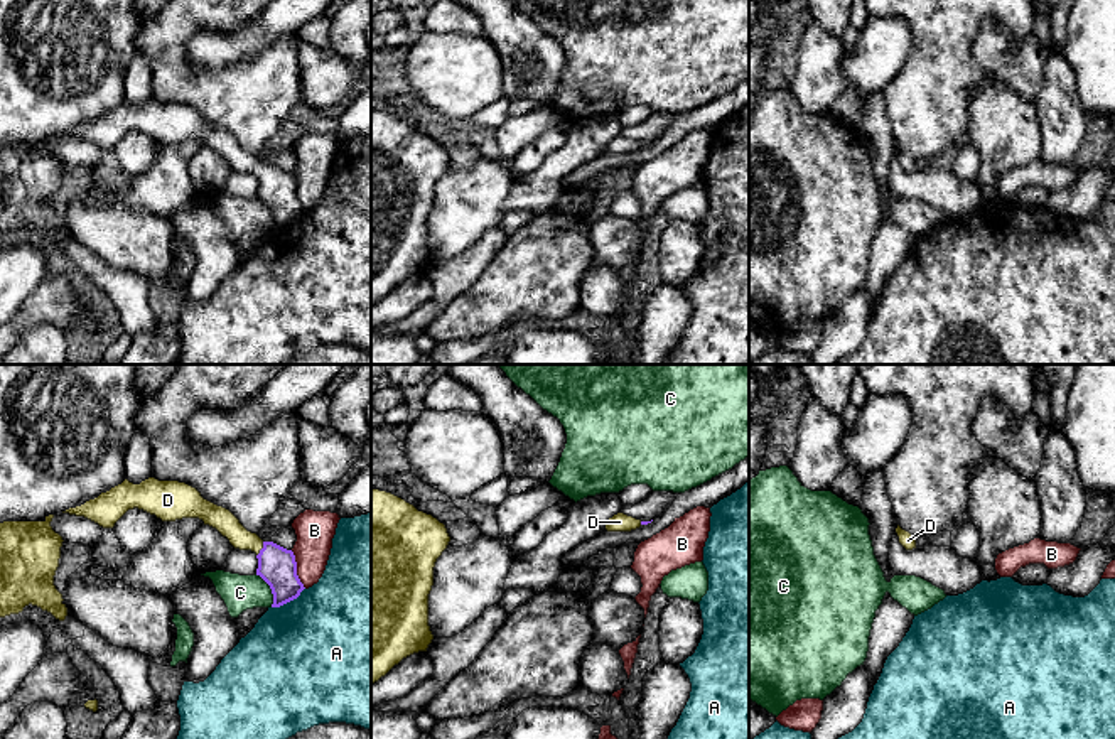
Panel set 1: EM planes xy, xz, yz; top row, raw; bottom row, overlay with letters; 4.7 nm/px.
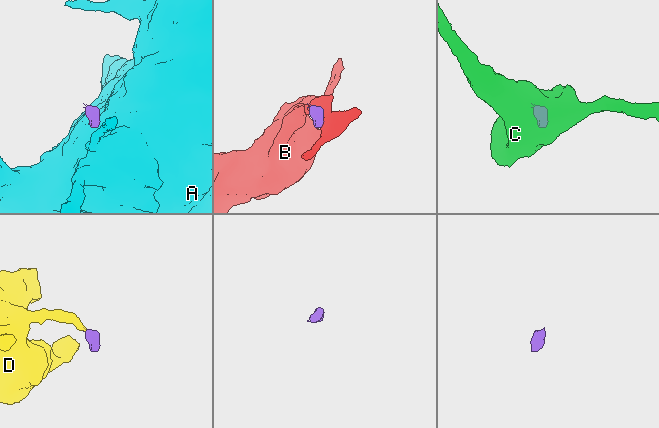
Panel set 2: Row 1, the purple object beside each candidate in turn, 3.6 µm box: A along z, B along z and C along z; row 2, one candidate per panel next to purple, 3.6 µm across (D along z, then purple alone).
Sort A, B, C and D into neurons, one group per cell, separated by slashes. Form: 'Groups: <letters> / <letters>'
Groups: A / B / C / D

